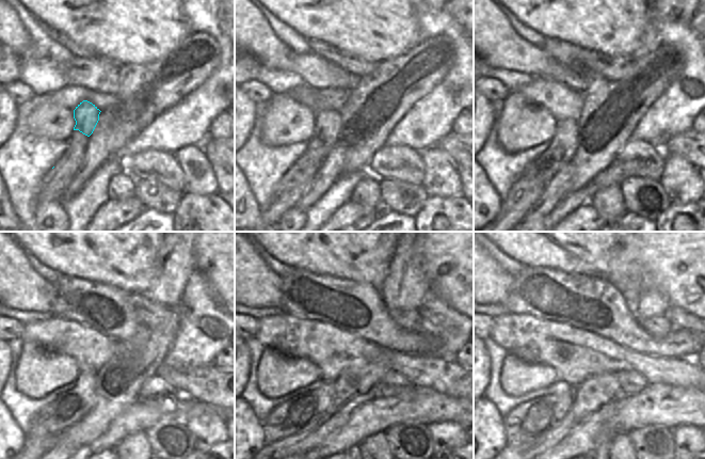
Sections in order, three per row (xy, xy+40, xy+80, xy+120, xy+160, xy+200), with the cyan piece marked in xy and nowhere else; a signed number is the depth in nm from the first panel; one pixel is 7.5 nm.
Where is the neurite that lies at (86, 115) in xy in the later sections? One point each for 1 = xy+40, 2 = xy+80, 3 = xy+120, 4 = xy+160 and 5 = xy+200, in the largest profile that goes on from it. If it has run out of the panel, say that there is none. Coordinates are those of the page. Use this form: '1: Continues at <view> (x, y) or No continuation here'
1: Continues at xy+40 (327, 121)
2: Continues at xy+80 (544, 167)
3: Continues at xy+120 (54, 418)
4: Continues at xy+160 (301, 413)
5: Continues at xy+200 (530, 420).

